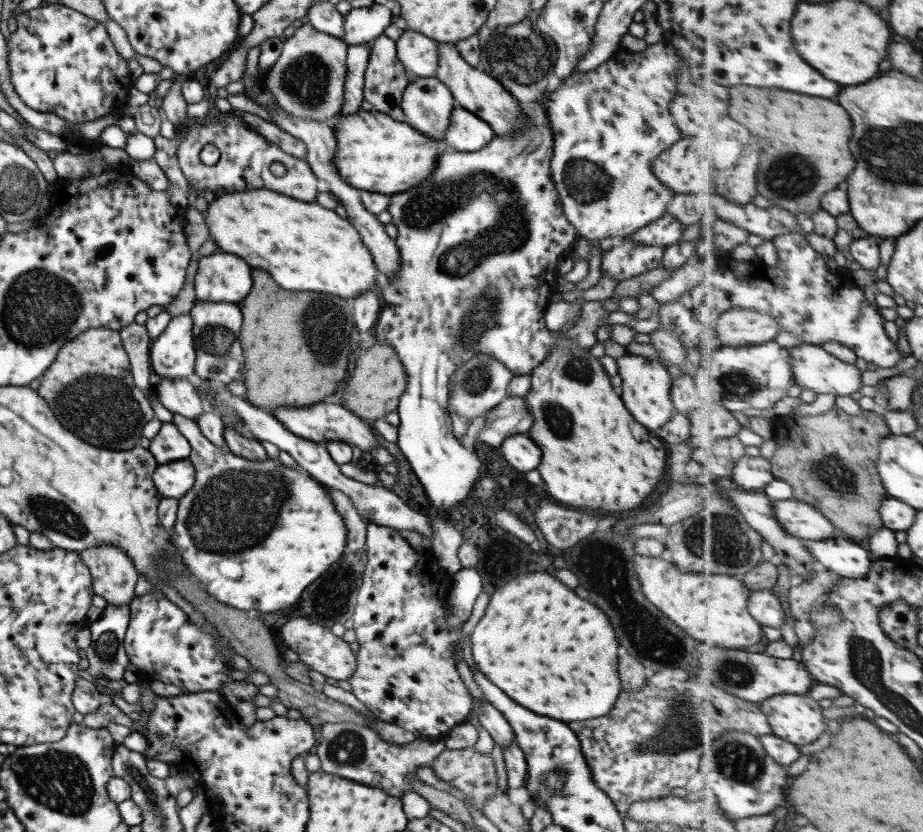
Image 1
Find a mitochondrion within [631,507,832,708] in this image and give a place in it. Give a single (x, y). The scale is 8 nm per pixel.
(719, 539)

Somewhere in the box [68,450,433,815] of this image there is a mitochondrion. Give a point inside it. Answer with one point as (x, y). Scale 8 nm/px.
(234, 506)

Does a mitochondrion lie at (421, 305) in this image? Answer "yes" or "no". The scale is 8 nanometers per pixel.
no

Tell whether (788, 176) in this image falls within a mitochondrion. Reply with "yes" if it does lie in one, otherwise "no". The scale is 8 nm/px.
yes

